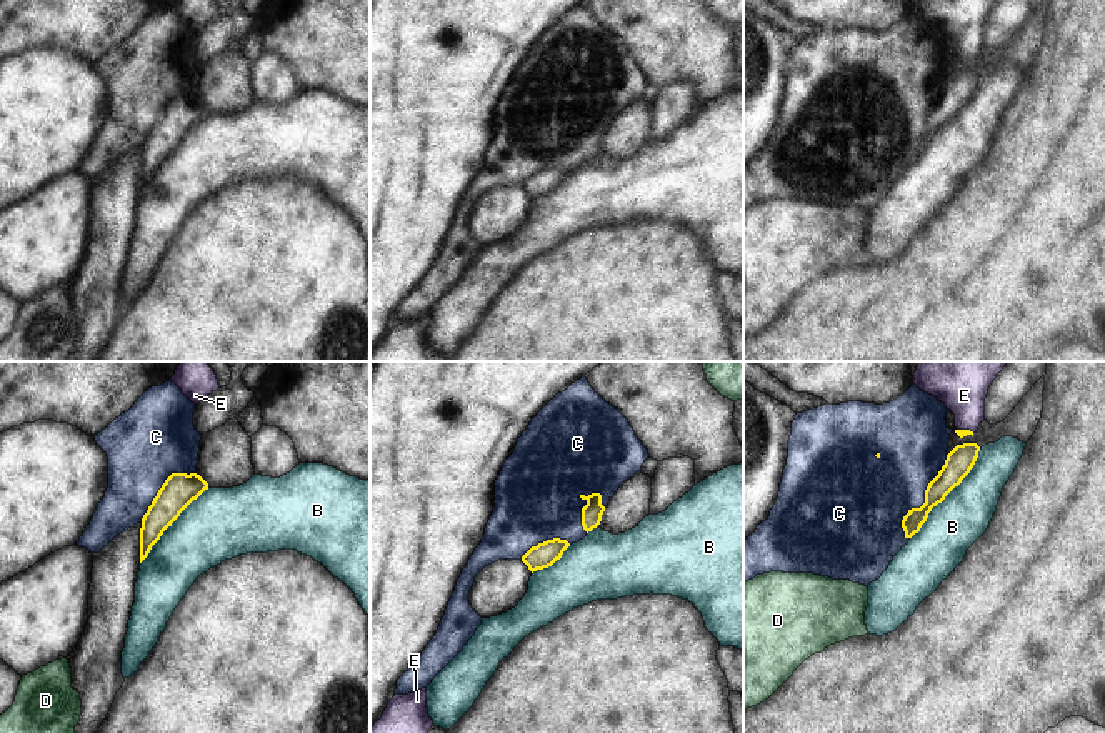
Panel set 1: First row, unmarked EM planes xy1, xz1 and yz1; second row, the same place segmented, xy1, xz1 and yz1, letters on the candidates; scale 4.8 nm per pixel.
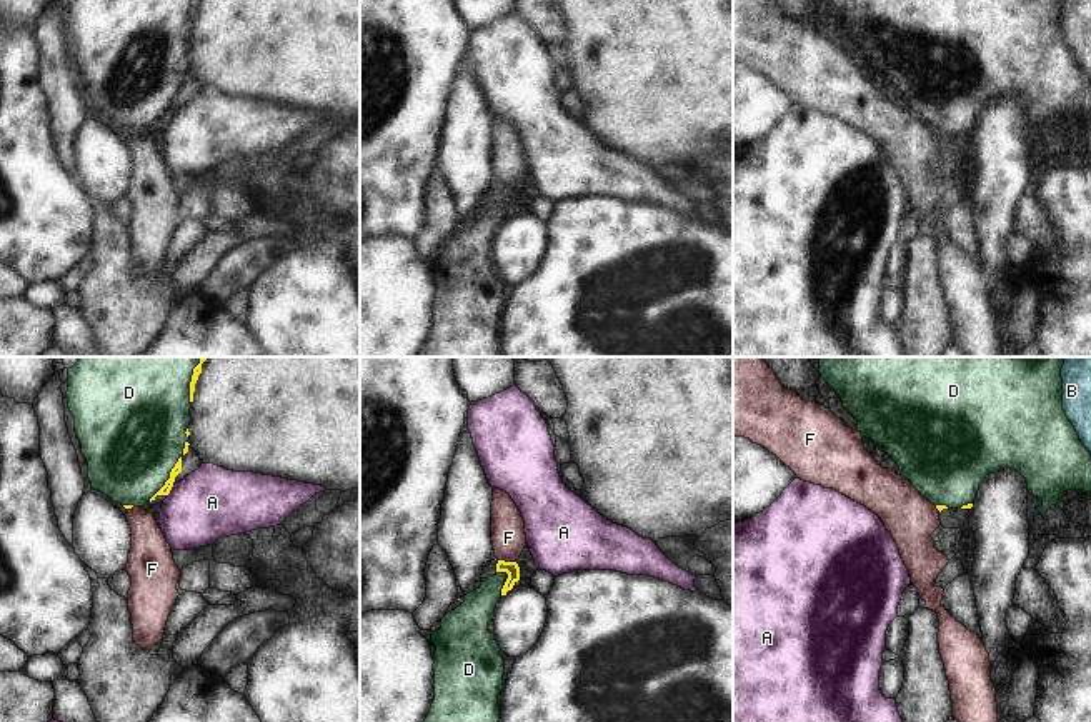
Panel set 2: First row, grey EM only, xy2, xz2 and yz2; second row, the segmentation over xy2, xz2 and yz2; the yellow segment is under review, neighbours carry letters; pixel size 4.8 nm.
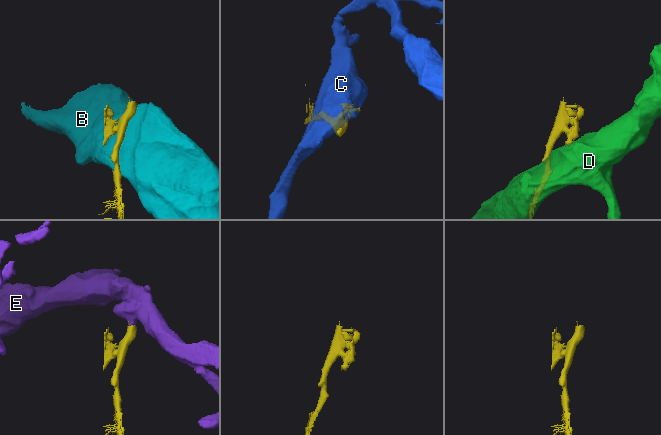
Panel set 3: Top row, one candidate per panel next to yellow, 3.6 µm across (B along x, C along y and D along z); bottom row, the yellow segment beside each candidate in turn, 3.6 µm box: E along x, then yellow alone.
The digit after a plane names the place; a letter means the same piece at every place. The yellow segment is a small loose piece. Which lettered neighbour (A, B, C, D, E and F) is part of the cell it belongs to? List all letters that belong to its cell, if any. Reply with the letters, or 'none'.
E

